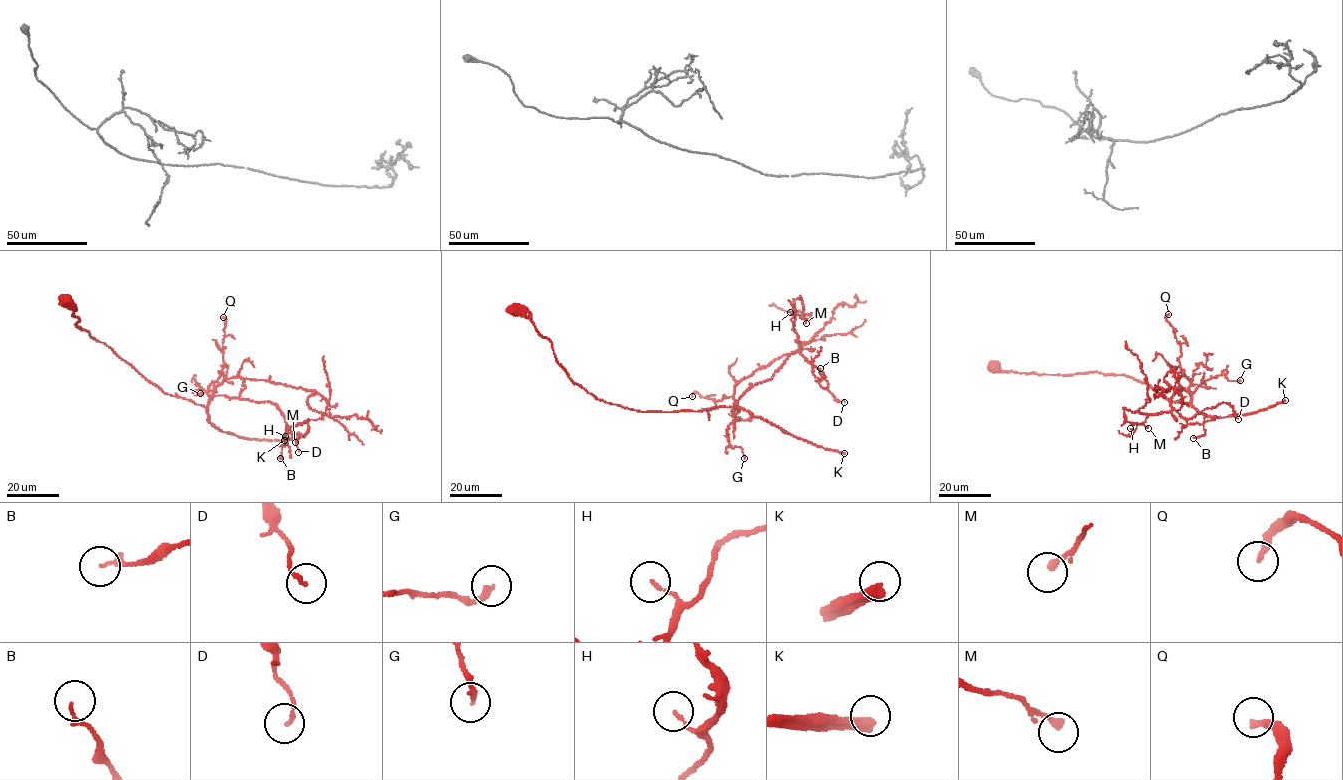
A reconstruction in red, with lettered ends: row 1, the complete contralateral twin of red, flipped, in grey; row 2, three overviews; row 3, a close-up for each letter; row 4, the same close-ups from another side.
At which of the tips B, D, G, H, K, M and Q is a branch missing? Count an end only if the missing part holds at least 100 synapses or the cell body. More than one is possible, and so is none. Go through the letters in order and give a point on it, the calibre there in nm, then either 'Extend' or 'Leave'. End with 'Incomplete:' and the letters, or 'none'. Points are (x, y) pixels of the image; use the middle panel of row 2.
B: Place: (820, 368). Thickness 160 nm. Leave
D: Place: (844, 402). Thickness 120 nm. Leave
G: Place: (744, 458). Thickness 200 nm. Leave
H: Place: (790, 312). Thickness 110 nm. Leave
K: Place: (844, 453). Thickness 480 nm. Extend
M: Place: (806, 323). Thickness 240 nm. Leave
Q: Place: (692, 396). Thickness 220 nm. Leave
Incomplete: K

